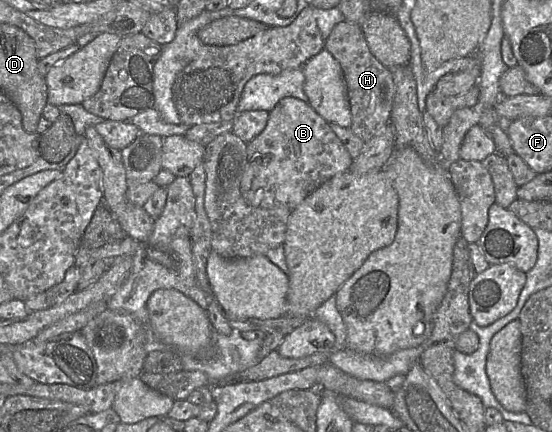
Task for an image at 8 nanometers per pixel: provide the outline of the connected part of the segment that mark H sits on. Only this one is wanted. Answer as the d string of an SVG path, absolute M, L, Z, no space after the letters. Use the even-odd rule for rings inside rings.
M341 21L331 30L324 48L339 62L343 71L352 118L350 130L368 142L390 123L396 92L393 74L370 51L360 25Z

